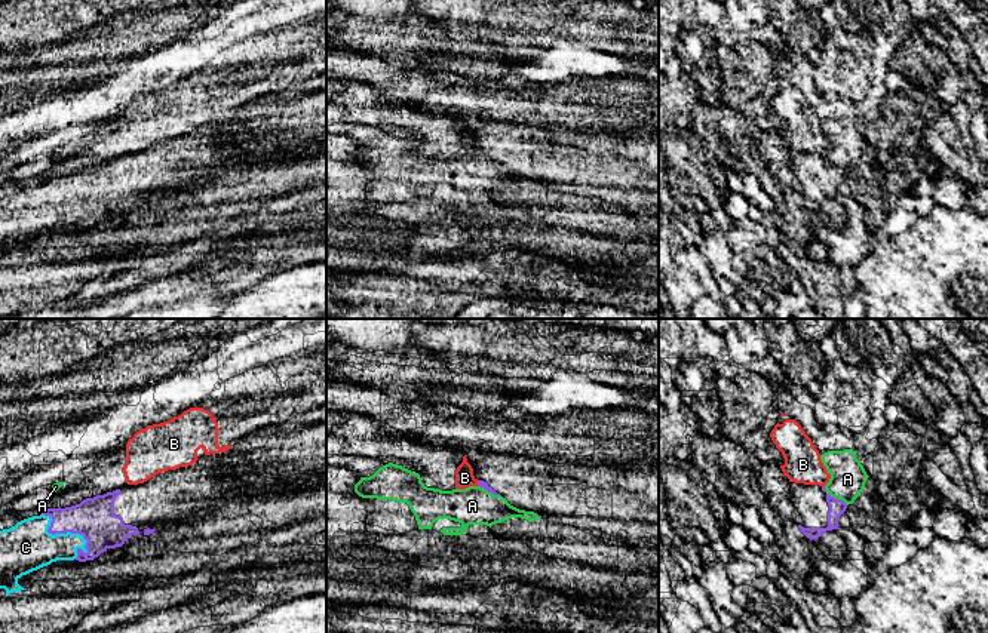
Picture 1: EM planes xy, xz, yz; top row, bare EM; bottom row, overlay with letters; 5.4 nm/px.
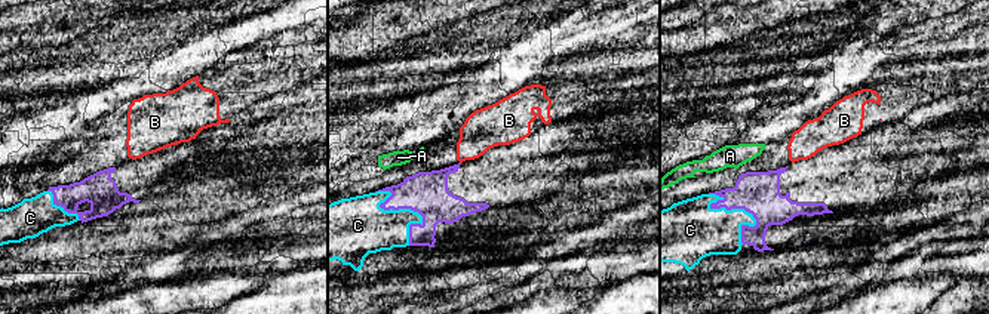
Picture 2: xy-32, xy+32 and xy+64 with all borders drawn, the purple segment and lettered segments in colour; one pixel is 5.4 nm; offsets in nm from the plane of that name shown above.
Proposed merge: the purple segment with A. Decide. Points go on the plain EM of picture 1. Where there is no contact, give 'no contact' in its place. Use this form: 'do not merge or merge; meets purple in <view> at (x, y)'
do not merge; meets purple in yz at (835, 166)

